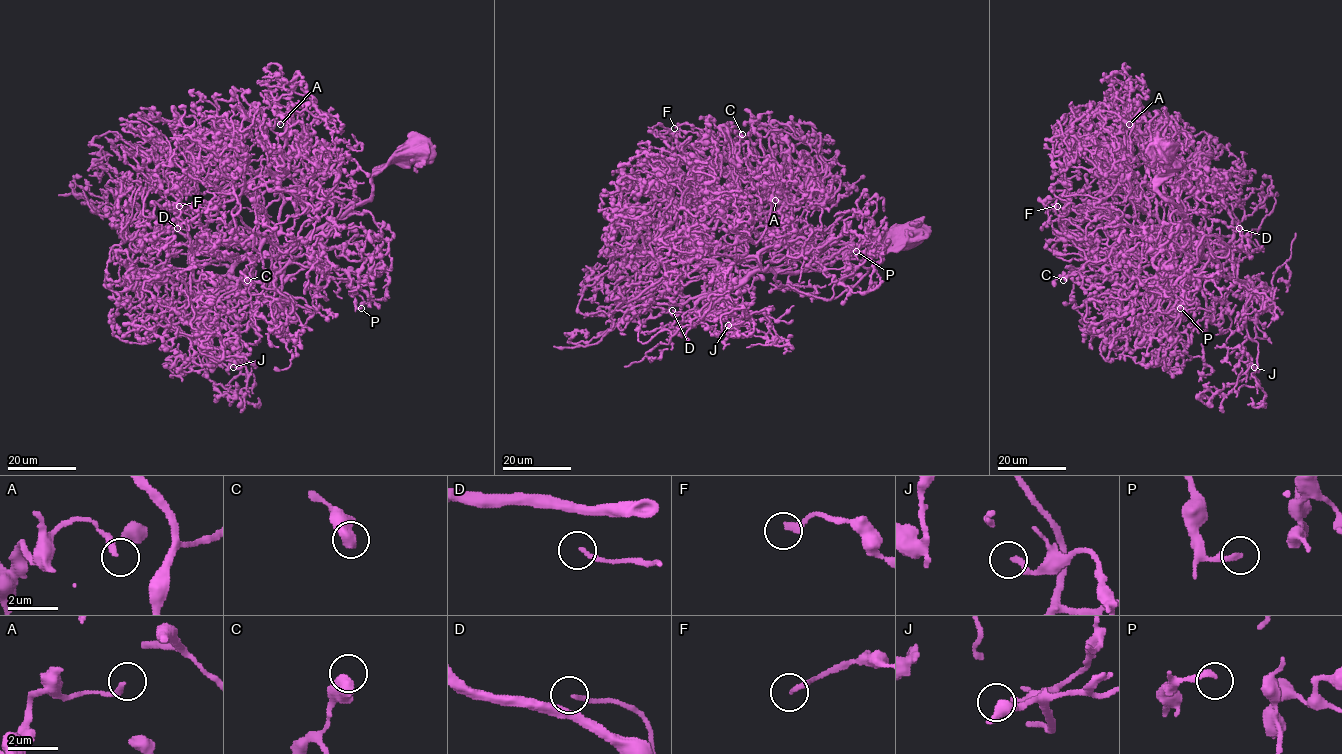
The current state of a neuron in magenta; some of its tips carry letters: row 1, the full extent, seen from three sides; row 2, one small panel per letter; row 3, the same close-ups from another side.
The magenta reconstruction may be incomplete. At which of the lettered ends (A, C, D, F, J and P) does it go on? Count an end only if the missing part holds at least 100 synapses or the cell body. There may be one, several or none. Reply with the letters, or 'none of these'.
none of these

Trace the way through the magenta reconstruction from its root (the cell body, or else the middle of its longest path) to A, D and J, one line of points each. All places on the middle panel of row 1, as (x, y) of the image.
A: (909, 234), (867, 228), (810, 260), (781, 238), (740, 235), (765, 238), (757, 217), (775, 200)
D: (909, 234), (867, 228), (801, 270), (753, 271), (698, 301), (695, 314), (710, 320), (728, 308), (672, 310)
J: (909, 234), (867, 228), (698, 301), (723, 330), (741, 305), (728, 325)

